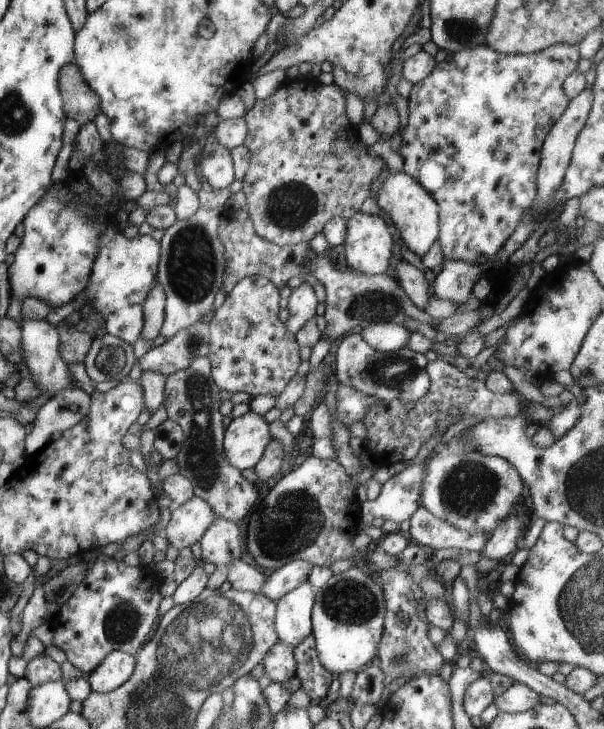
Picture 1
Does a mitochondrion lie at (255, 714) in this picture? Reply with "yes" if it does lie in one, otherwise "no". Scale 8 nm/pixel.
yes

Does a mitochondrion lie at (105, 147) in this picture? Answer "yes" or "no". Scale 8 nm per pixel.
no

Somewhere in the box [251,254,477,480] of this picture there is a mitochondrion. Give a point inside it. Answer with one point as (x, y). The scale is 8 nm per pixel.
(390, 374)

